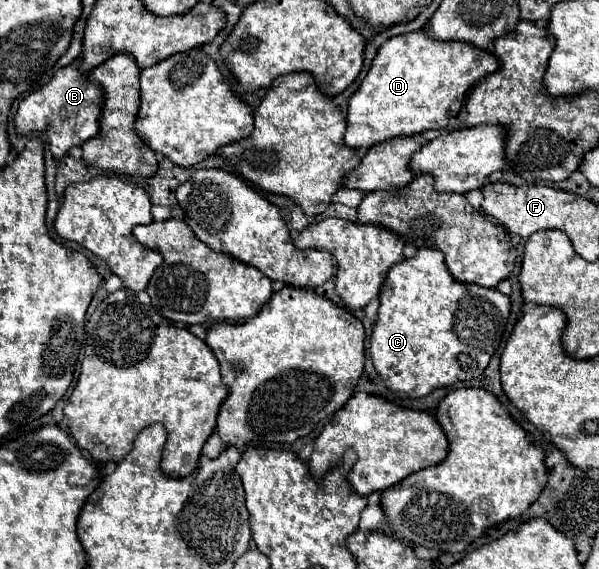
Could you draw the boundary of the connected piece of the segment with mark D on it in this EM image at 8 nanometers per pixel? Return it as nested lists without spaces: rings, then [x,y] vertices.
[[[424,29],[392,37],[378,49],[378,55],[366,79],[360,83],[358,91],[350,97],[348,115],[346,115],[348,129],[346,129],[344,143],[352,149],[360,149],[360,147],[368,149],[392,137],[418,135],[428,129],[446,129],[450,119],[460,113],[468,91],[482,77],[496,73],[498,69],[500,69],[500,61],[492,51],[486,49],[482,53],[482,49],[464,41],[440,41],[428,35]]]

